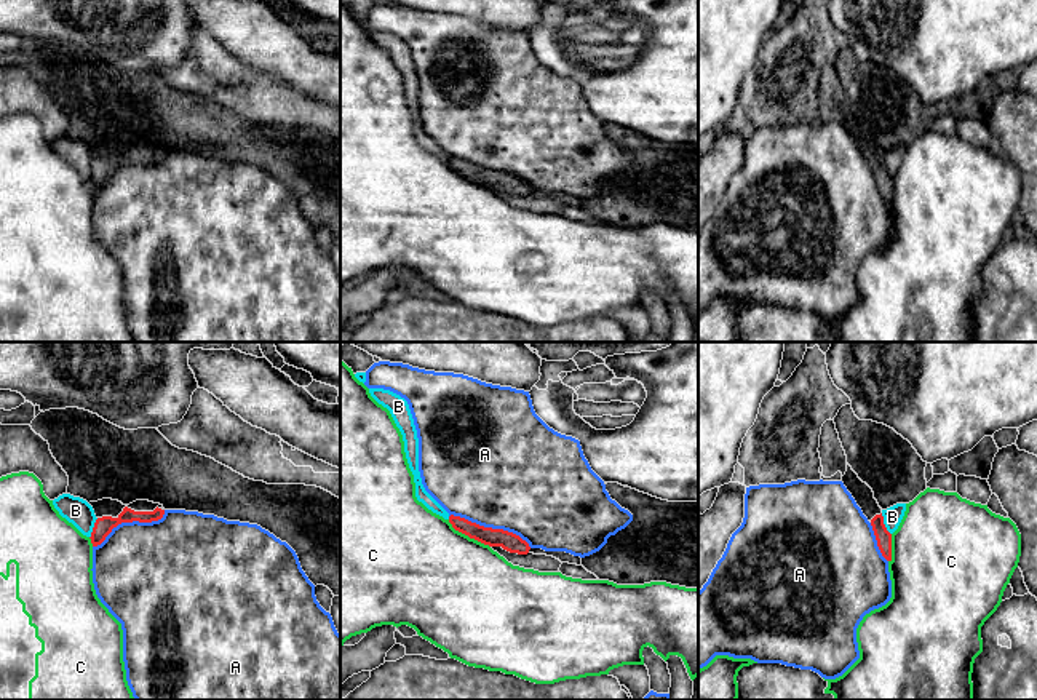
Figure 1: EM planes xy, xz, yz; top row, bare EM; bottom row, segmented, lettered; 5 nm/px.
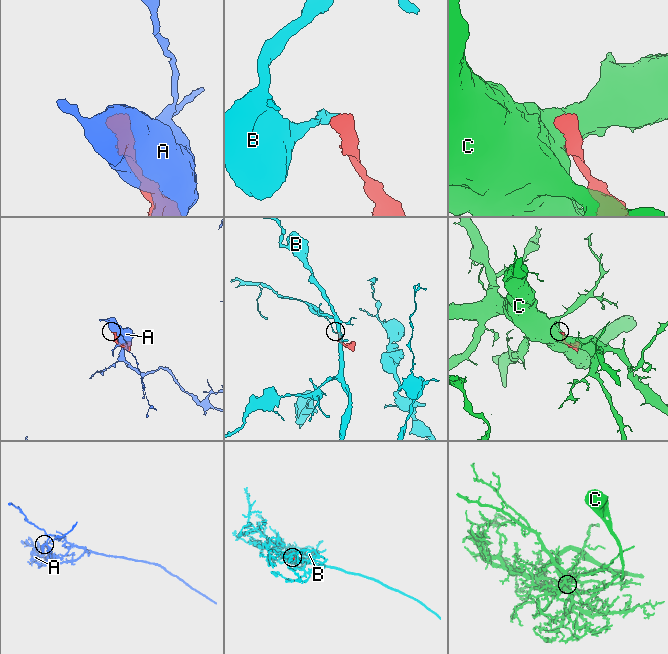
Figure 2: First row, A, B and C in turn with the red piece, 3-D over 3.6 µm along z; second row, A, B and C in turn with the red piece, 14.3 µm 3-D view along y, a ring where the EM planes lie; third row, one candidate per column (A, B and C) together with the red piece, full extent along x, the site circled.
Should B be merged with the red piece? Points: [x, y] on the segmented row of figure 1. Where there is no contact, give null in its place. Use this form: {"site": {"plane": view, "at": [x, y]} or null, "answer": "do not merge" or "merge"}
{"site": {"plane": "yz", "at": [884, 524]}, "answer": "do not merge"}

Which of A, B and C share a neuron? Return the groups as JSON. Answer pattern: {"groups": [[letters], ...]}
{"groups": [["A"], ["B"], ["C"]]}

